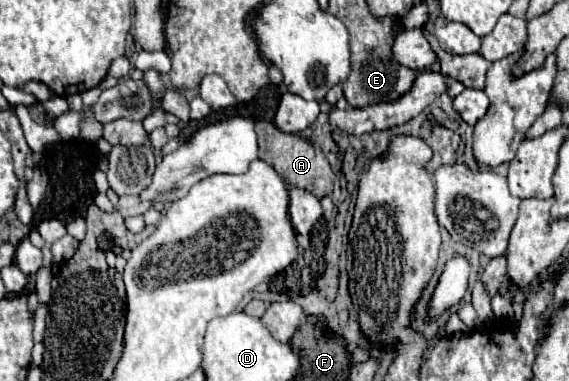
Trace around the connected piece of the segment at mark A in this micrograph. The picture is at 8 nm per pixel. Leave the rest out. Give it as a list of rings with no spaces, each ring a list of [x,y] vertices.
[[[258,120],[256,124],[256,134],[258,134],[258,148],[260,148],[260,160],[268,162],[274,166],[274,170],[290,184],[298,188],[310,190],[314,196],[322,198],[326,194],[332,194],[332,182],[334,182],[334,172],[328,164],[328,158],[320,148],[314,148],[308,140],[296,136],[296,134],[286,134],[278,130],[272,122]]]

